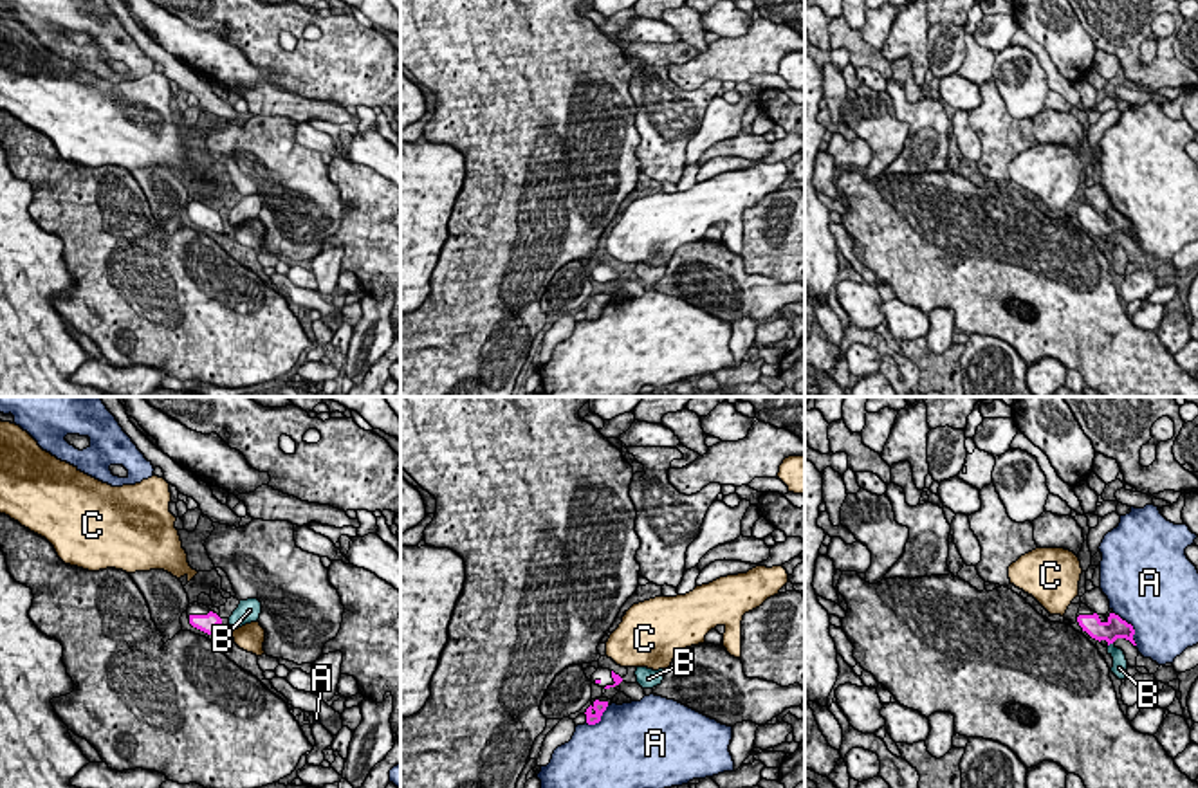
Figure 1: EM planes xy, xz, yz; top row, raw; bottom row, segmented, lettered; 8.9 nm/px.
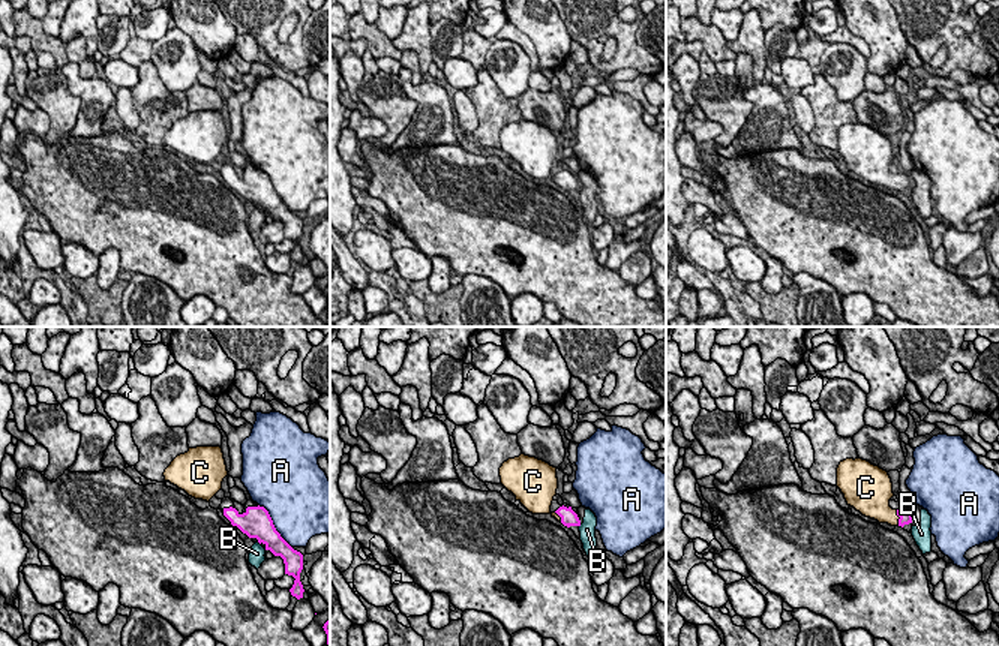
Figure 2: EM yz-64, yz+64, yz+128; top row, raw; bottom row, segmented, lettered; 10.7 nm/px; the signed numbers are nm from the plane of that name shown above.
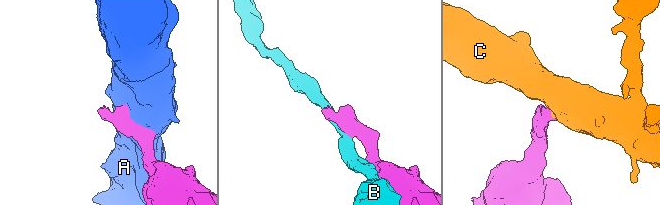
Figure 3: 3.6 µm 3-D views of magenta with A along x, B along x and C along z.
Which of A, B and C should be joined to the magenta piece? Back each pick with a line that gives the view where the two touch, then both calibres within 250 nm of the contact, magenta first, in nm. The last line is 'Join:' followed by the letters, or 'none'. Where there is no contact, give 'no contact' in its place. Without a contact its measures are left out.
C: contact in xy; calibres 160 and 30 nm
Join: C

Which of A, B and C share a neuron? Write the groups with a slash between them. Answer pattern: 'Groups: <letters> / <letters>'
Groups: A / B / C

